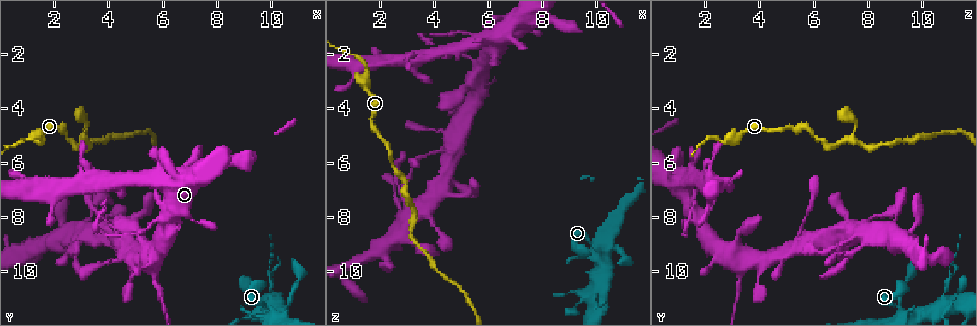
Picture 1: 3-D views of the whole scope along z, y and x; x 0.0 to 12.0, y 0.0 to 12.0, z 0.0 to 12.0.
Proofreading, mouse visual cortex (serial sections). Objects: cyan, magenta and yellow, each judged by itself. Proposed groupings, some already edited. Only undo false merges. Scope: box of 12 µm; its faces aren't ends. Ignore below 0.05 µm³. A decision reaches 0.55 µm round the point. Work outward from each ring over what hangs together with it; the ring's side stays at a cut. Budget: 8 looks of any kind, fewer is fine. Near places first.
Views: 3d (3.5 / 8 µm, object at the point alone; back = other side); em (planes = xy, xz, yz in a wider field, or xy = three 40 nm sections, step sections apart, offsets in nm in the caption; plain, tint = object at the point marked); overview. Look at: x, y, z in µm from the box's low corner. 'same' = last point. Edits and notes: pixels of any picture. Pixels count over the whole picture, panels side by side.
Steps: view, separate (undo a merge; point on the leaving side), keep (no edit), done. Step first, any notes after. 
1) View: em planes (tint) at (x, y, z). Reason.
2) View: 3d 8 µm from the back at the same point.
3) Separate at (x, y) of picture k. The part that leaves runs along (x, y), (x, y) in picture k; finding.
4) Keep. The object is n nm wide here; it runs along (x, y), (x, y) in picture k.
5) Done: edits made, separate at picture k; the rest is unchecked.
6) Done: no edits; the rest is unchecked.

View: 3d 3.5 µm from the back at (3.0, 5.2, 7.4). Three-way junction.

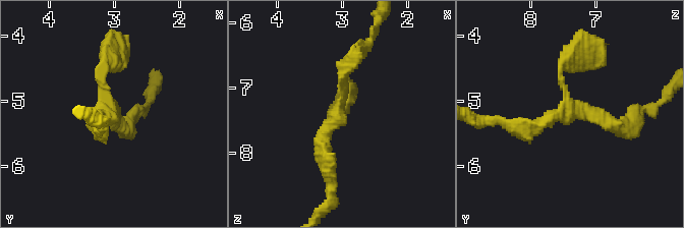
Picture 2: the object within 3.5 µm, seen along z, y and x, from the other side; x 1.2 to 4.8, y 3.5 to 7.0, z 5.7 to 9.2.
View: em xy step 3 (tint) at (3.10, 5.15, 7.40). 3 arms meet here; the arms are 150, 200, 200 nm wide.

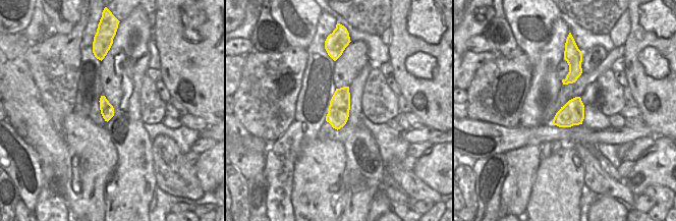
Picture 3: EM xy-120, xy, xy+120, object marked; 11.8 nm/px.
View: em xy step 2 (tint) at the same point. Another direction.

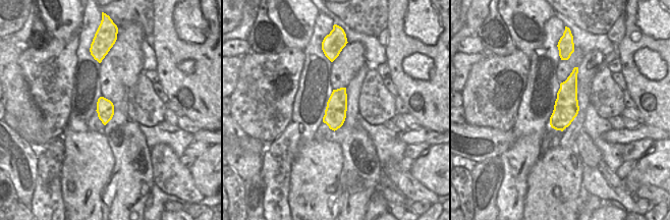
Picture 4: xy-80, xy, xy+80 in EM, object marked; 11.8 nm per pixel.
Keep. The object is 260 nm wide here; it runs along (354, 57), (326, 130), (329, 172) in picture 2; one cell here.

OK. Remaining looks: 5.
View: 3d 3.5 µm at (6.0, 8.1, 1.6). Abrupt turn.

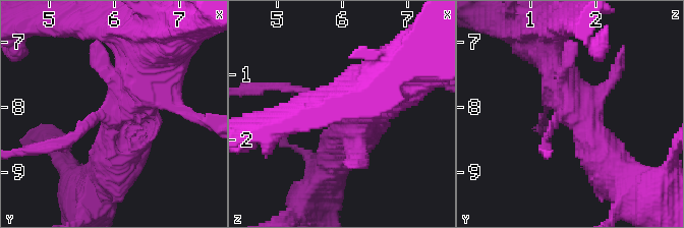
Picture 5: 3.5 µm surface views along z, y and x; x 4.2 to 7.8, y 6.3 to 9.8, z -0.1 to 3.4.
View: em xy step 1 (tint) at (6.05, 8.10, 1.65). Now the EM.

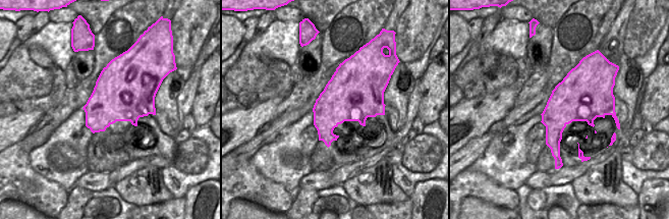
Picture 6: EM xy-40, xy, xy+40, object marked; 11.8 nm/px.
Keep. It runs along (553, 56), (610, 166) in picture 5; one cell here.

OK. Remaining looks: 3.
View: em xy step 5 (tint) at (2.7, 9.3, 7.5). Thin neck.

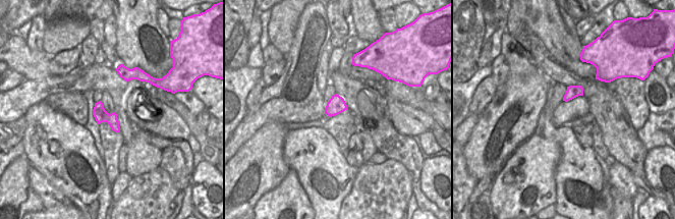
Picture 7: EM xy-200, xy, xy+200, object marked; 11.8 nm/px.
View: 3d 3.5 µm at the same point.

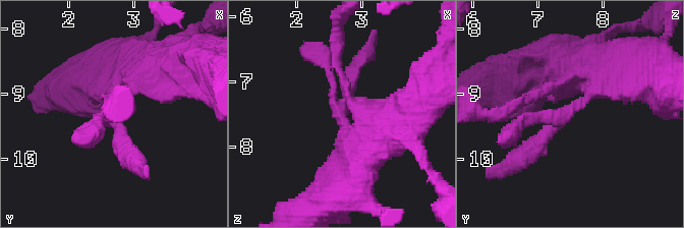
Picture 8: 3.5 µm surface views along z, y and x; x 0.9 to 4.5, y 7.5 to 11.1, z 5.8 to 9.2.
Keep. It runs along (593, 78), (599, 88), (517, 157) in picture 8; continuous, no second cell.

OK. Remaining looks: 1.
Done: no edits; the rest is unchecked.

